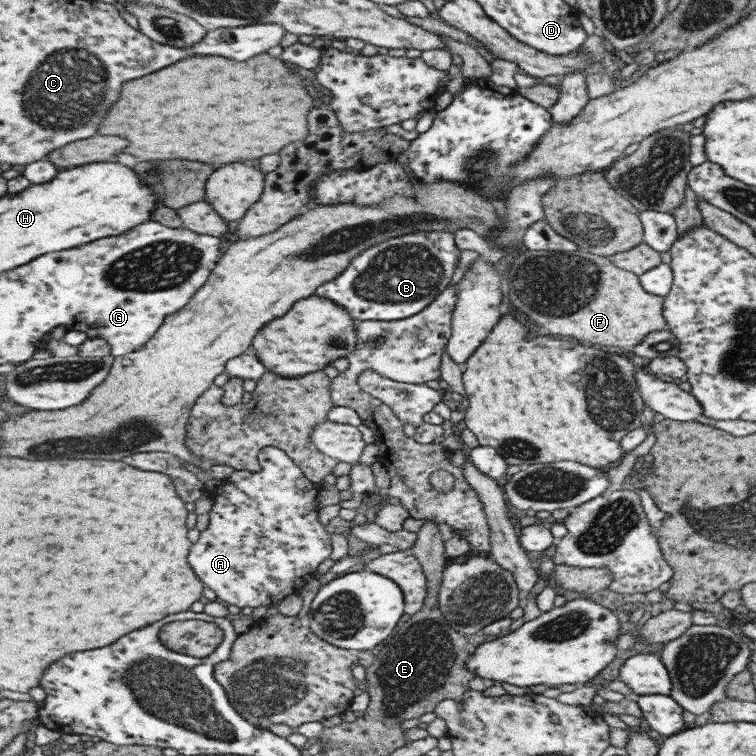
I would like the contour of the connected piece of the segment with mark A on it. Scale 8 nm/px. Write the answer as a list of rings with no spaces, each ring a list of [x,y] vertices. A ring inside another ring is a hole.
[[[267,447],[259,453],[260,472],[235,471],[211,493],[213,505],[209,511],[209,527],[191,550],[191,566],[203,578],[205,586],[228,604],[239,608],[267,606],[271,611],[285,598],[298,595],[307,582],[315,578],[319,566],[333,554],[331,534],[319,520],[317,494],[320,484],[311,481],[287,452]]]

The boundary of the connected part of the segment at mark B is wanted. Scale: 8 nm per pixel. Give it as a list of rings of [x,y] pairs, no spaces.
[[[416,232],[398,238],[391,238],[373,245],[356,258],[337,278],[319,286],[315,295],[331,299],[349,310],[355,321],[363,323],[369,320],[399,321],[414,317],[425,310],[449,286],[455,276],[455,268],[461,260],[461,250],[455,242],[454,232],[430,233]]]

